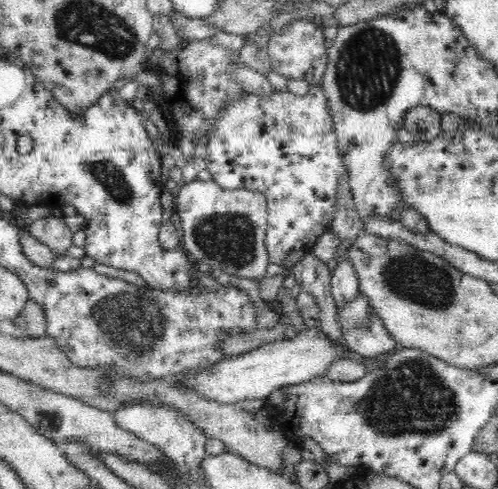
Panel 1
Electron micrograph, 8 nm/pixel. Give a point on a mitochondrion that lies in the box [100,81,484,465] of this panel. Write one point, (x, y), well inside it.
(411, 398)

